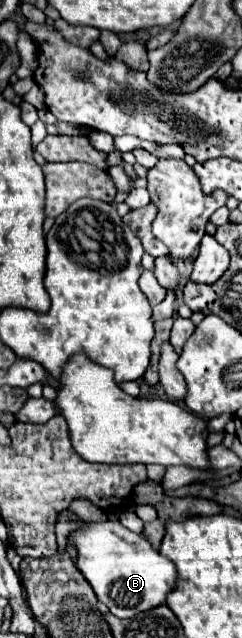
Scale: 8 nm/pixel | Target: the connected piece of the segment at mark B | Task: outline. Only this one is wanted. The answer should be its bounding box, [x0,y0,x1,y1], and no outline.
[67,520,177,618]

